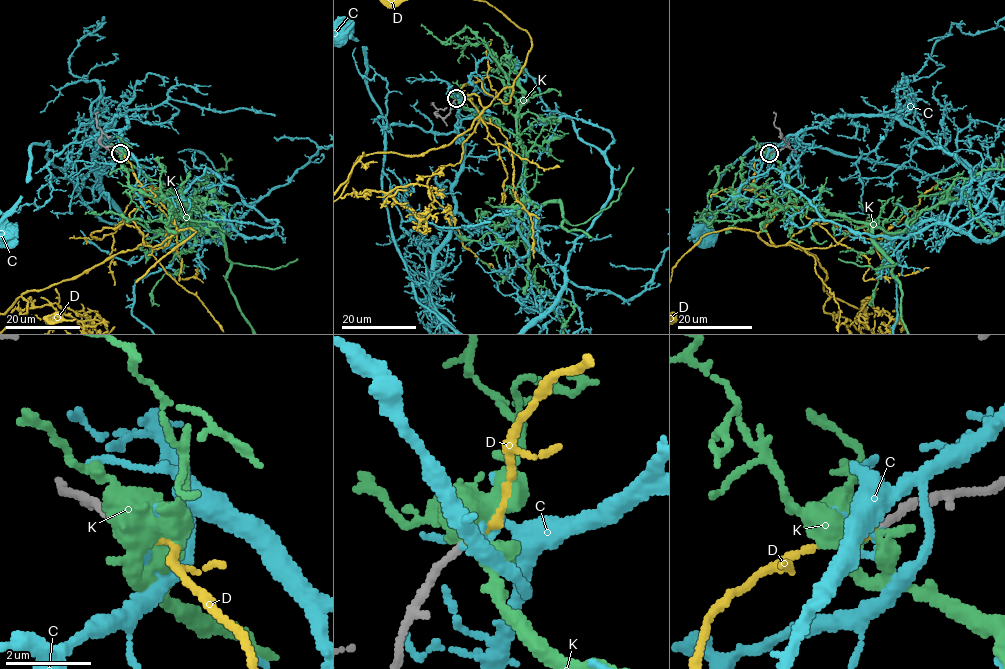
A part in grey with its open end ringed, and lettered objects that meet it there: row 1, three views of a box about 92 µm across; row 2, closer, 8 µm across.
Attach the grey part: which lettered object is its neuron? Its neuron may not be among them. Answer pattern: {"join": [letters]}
{"join": ["D"]}

